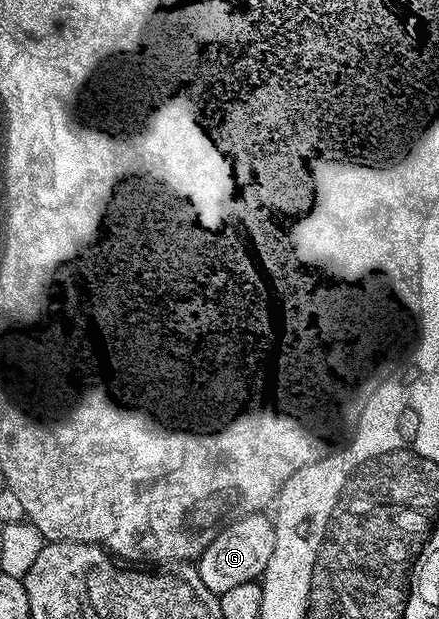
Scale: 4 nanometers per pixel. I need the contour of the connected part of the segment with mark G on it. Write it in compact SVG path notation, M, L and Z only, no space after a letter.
M235 519L222 531L223 528L212 538L197 560L199 576L201 581L205 581L205 589L217 596L237 585L256 582L269 565L269 557L273 557L275 540L270 527L261 519Z

